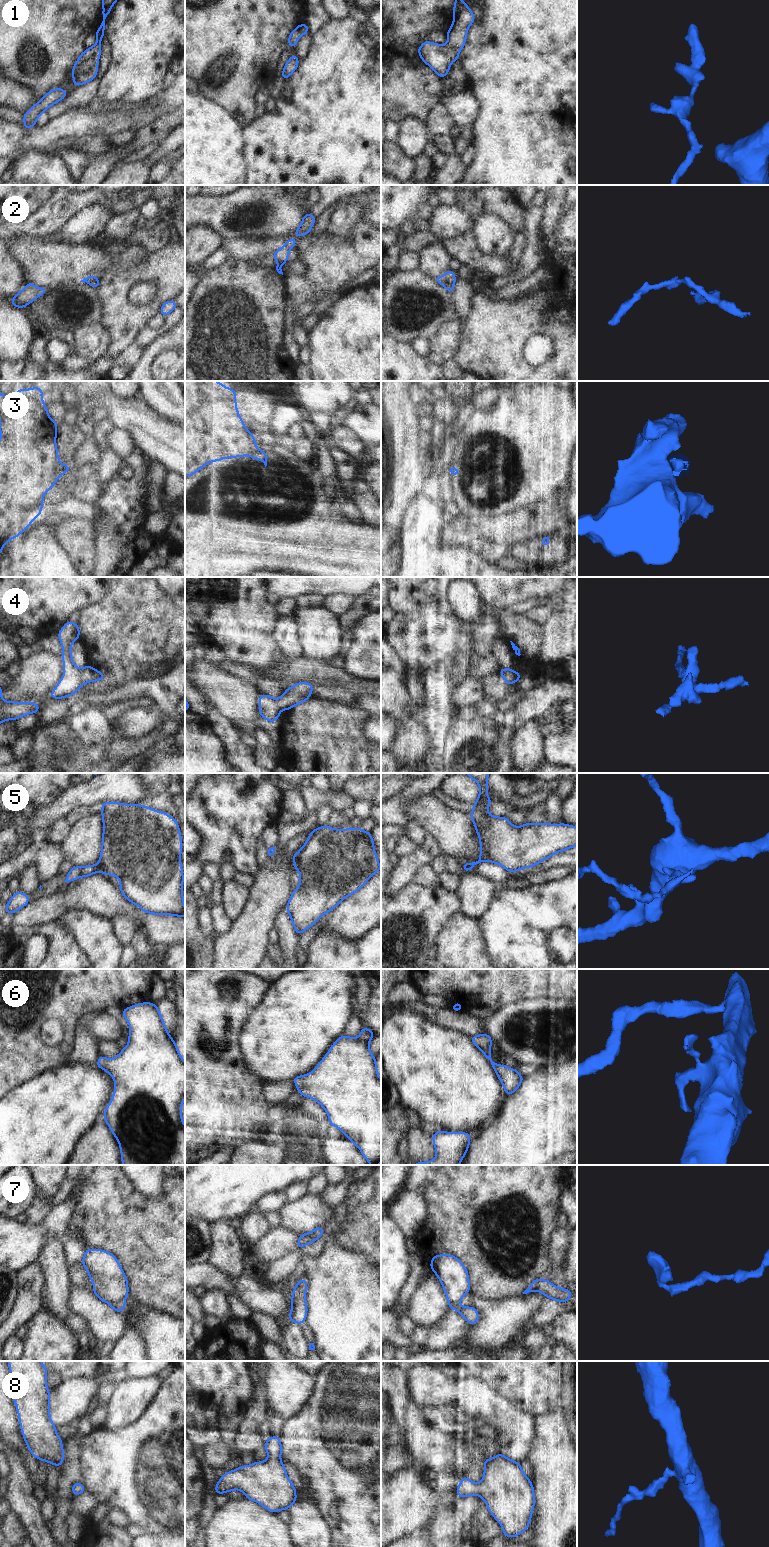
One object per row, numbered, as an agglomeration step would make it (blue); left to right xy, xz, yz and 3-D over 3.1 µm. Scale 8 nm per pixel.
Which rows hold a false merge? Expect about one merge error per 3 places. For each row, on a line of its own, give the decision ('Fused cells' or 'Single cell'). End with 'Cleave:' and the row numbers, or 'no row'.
1: Single cell
2: Fused cells
3: Fused cells
4: Single cell
5: Fused cells
6: Single cell
7: Fused cells
8: Single cell
Cleave: 2, 3, 5, 7

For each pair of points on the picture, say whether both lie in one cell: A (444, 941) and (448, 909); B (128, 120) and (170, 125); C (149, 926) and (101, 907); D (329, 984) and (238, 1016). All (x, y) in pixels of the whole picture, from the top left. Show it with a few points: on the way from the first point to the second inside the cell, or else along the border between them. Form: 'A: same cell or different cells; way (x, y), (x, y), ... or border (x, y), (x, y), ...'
A: different cells; border (460, 912), (456, 913), (443, 927), (435, 944)
B: different cells; border (171, 111), (155, 117), (136, 130)
C: same cell; way (137, 916), (128, 907), (113, 907)
D: different cells; border (268, 990), (265, 999), (252, 1014), (243, 1030)

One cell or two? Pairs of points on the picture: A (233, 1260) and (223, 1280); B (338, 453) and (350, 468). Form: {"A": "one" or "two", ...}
{"A": "two", "B": "one"}

